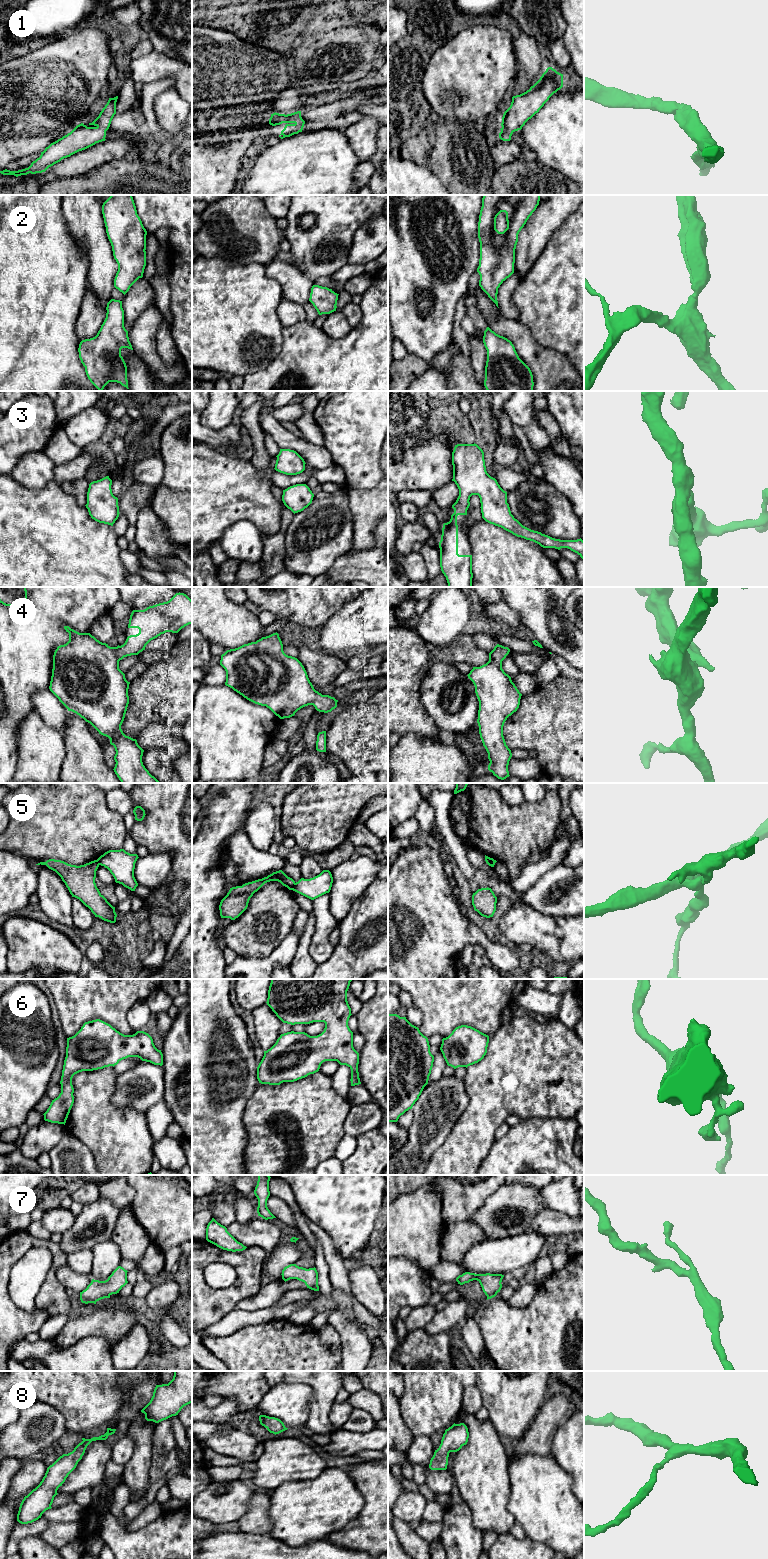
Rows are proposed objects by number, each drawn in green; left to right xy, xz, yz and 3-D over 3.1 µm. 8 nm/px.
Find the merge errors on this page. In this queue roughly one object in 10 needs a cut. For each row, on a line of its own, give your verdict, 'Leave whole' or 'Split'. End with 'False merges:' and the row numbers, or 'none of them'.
1: Leave whole
2: Leave whole
3: Leave whole
4: Leave whole
5: Split
6: Leave whole
7: Leave whole
8: Leave whole
False merges: 5

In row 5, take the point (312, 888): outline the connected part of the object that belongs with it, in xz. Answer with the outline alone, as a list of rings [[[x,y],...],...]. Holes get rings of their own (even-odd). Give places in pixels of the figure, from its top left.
[[[323,870],[319,875],[304,879],[301,878],[295,883],[293,891],[314,900],[326,893],[329,893],[332,887],[333,877],[329,870]]]

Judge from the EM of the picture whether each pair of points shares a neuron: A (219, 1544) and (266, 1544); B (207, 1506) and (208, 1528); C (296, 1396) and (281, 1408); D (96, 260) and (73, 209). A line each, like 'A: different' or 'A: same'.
A: same
B: different
C: same
D: same

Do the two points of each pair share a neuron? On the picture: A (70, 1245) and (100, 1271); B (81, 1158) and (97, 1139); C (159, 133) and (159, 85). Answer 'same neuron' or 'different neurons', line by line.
A: different neurons
B: different neurons
C: same neuron

